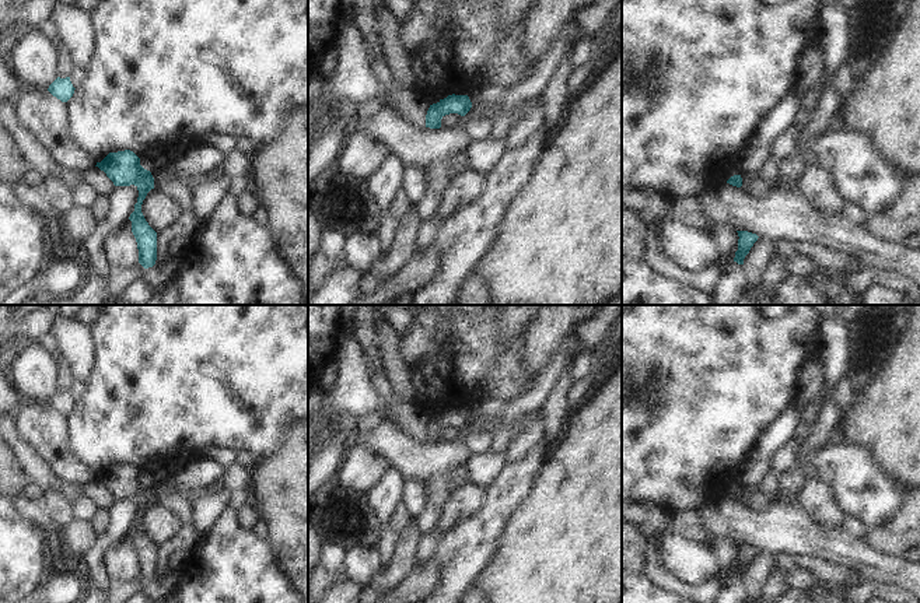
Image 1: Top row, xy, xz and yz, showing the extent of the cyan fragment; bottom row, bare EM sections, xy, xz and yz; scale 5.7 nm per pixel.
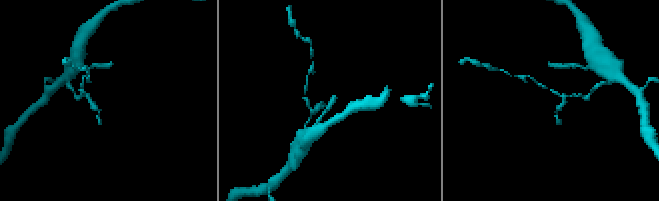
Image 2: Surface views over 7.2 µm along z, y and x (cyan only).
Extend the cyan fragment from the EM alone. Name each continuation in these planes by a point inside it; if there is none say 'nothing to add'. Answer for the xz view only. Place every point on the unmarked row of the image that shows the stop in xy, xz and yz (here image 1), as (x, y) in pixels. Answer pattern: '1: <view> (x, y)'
nothing to add

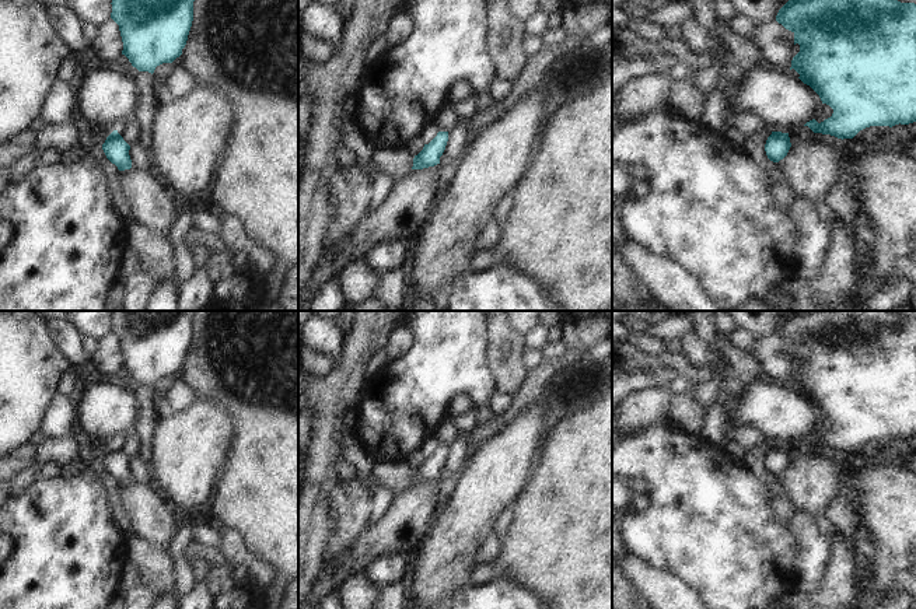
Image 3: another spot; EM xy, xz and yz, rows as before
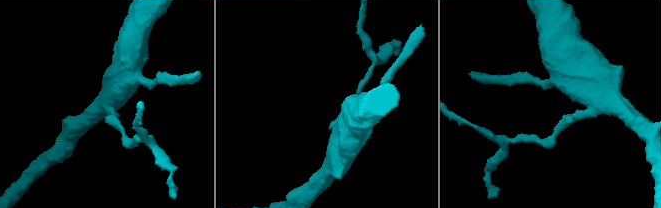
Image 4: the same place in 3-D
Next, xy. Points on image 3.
nothing to add

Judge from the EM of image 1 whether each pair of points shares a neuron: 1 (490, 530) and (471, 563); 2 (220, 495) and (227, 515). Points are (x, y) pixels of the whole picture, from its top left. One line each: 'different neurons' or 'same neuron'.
1: same neuron
2: different neurons

